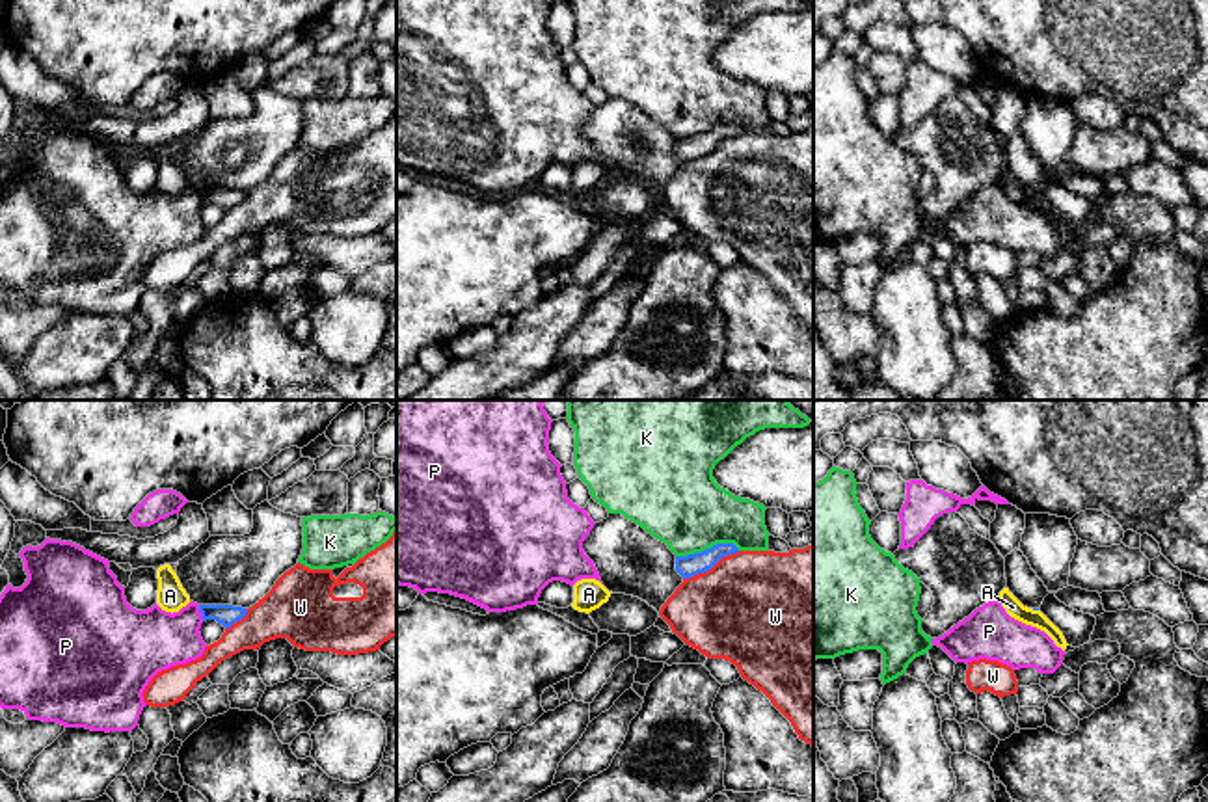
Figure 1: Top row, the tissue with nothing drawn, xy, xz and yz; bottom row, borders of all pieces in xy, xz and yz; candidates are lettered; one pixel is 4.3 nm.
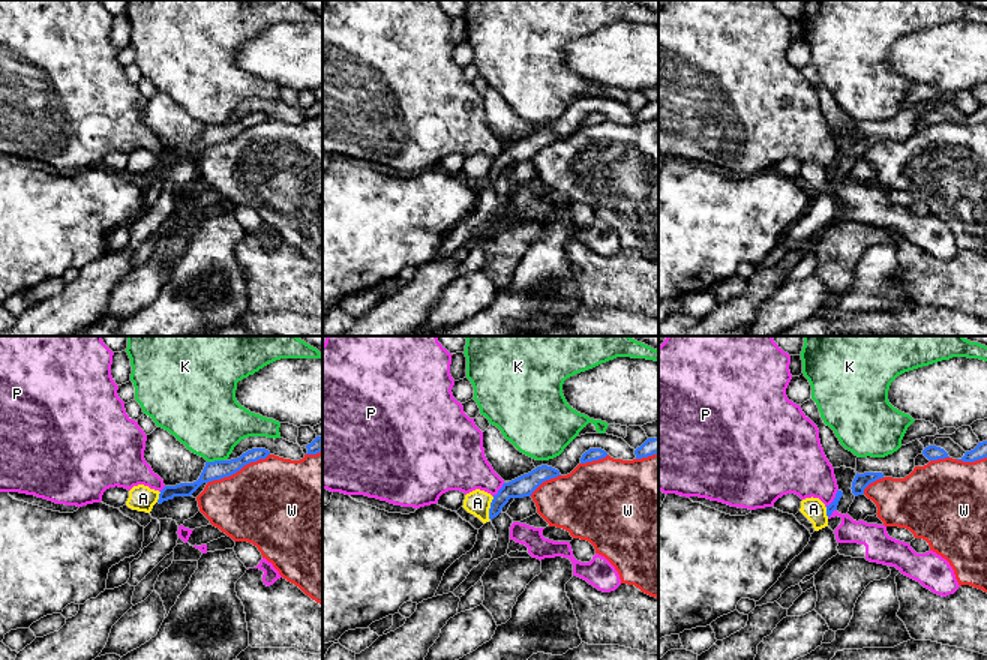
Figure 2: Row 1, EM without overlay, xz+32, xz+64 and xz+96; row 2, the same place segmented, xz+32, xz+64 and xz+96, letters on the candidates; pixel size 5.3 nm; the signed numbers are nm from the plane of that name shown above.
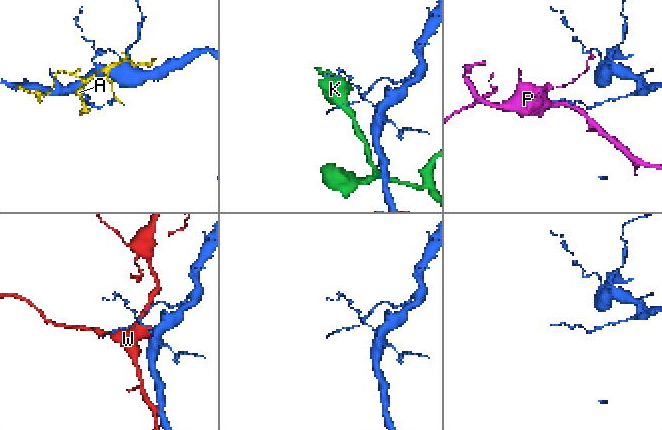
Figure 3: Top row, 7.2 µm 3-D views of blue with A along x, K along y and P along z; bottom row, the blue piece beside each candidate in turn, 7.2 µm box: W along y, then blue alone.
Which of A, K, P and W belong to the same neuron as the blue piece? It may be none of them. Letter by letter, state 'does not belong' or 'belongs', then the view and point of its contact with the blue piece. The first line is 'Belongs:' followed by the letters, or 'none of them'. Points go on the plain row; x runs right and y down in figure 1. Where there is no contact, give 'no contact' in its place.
Belongs: none of them
A: does not belong; meets blue in yz at (1035, 192)
K: does not belong; meets blue in xz at (708, 133)
P: does not belong; meets blue in xy at (200, 194)
W: does not belong; meets blue in xz at (710, 151)

